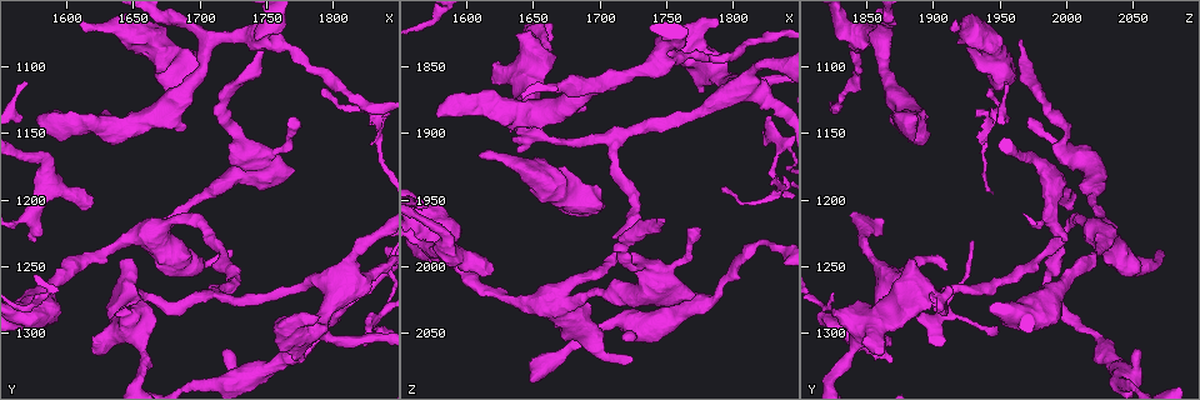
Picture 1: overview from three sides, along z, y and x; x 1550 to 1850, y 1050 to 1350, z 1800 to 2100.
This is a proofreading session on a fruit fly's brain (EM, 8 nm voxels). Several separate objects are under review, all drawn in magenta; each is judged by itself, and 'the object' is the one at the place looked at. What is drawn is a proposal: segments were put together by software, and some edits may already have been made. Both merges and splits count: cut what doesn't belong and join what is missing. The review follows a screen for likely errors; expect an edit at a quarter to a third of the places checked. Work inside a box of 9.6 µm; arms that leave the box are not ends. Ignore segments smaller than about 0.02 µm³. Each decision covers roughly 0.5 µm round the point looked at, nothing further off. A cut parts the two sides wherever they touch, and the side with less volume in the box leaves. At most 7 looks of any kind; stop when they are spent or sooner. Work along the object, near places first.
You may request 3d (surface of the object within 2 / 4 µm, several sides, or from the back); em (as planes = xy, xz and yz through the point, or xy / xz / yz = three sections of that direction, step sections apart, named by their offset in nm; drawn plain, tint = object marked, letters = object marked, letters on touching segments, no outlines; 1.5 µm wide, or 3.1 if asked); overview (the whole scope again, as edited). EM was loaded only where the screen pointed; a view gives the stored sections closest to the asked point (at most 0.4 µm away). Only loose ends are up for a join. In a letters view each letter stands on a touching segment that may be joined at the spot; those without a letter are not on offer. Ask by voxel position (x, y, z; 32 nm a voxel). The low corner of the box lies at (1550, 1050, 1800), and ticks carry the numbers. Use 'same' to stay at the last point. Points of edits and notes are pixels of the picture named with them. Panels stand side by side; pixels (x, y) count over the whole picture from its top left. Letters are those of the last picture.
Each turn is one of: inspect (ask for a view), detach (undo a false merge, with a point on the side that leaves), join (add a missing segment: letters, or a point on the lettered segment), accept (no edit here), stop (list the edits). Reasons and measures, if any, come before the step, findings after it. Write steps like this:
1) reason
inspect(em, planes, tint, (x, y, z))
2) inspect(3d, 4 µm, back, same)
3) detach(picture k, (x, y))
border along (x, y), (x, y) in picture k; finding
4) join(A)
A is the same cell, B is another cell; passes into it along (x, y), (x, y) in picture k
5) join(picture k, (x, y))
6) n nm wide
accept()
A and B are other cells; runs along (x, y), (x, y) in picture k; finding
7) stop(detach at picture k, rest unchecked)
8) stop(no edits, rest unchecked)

narrows sharply
inspect(3d, 2 µm, (1768, 1152, 1988))

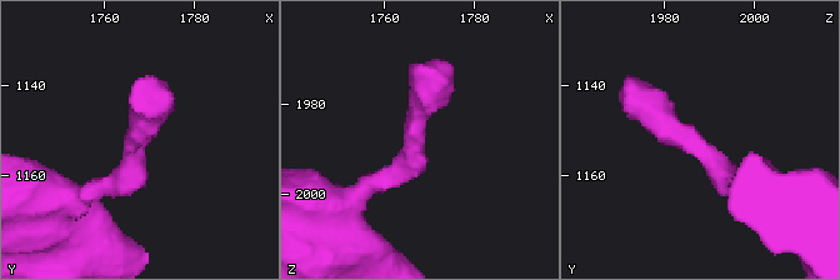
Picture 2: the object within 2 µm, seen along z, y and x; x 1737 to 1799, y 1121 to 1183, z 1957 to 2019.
inspect(em, planes, letters, (1767, 1153, 1987))

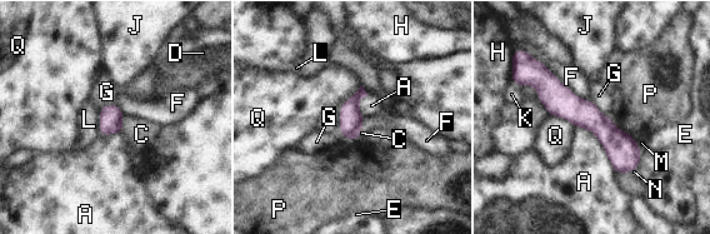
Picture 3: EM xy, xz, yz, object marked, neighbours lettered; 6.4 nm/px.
F touches over 460 nm
accept()
A, C, D, E, F, G, H, J, K, L, M, N, P and Q are other cells; border along (576, 127), (595, 135), (615, 173) in picture 3; one cell here

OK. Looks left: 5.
a narrow waist
inspect(3d, 2 µm, (1808, 1130, 1954))

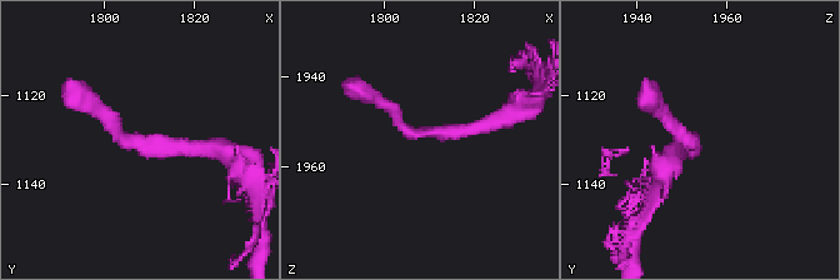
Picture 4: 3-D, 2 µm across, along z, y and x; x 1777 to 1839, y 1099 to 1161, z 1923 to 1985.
now the EM
inspect(em, xy, step 8, tint, (1807, 1130, 1953))

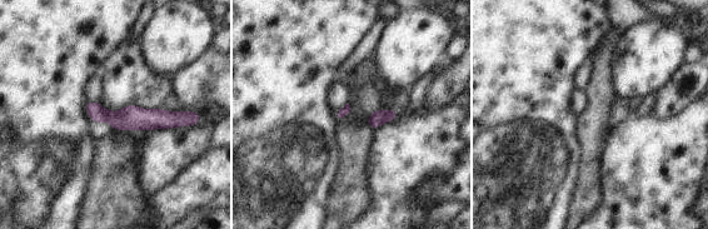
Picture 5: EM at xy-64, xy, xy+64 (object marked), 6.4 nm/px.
inspect(em, planes, letters, same)

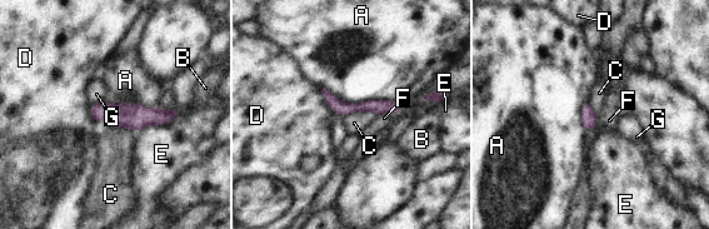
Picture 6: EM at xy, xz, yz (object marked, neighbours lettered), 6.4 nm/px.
accept()
A, B, C, D, E, F and G are other cells; border along (378, 114), (358, 110), (343, 115) in picture 6; all the same cell

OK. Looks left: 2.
stop(no edits, rest unchecked)

